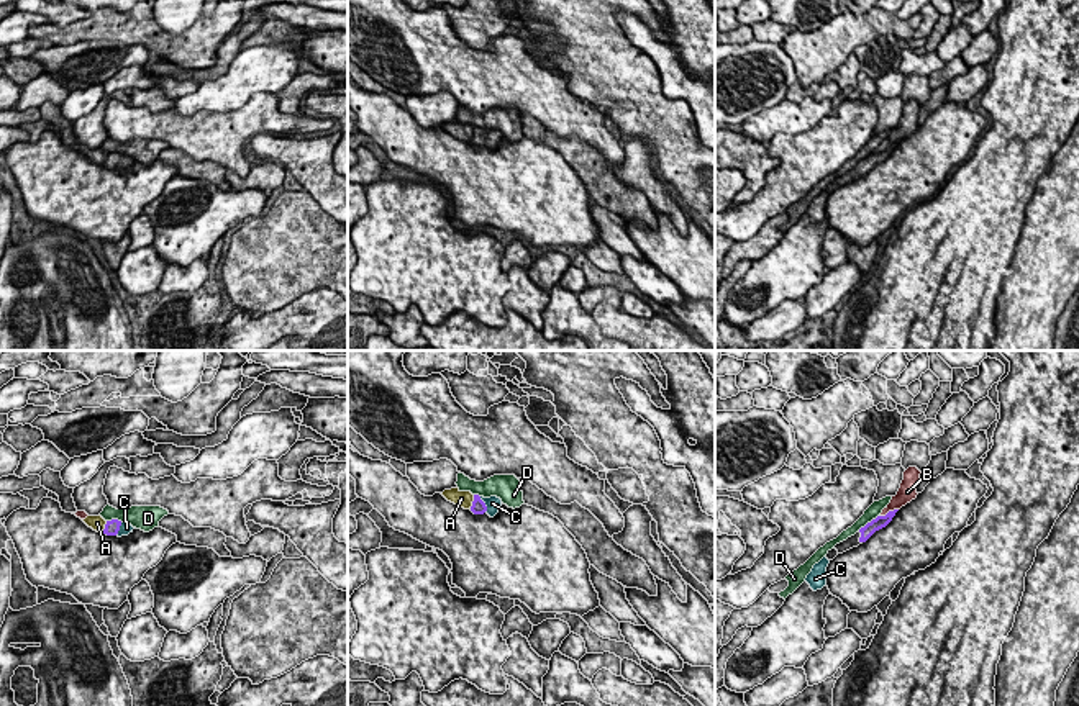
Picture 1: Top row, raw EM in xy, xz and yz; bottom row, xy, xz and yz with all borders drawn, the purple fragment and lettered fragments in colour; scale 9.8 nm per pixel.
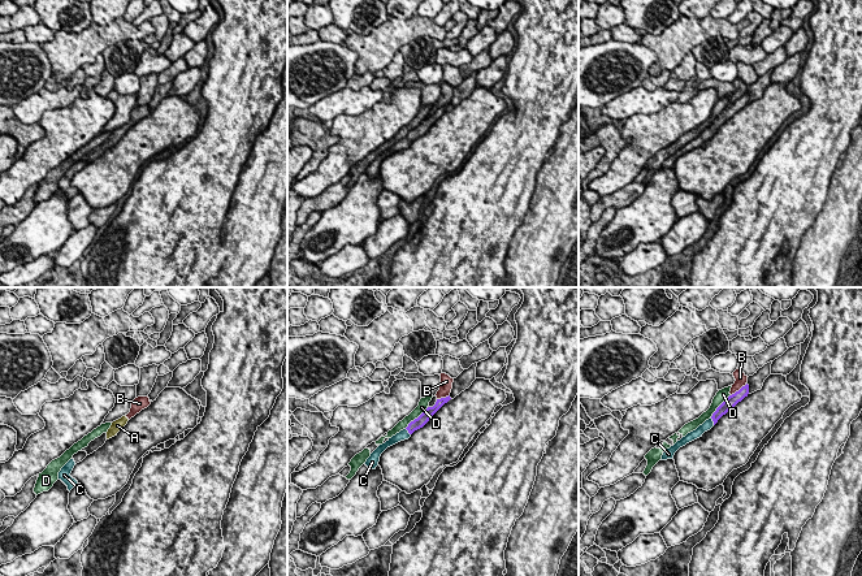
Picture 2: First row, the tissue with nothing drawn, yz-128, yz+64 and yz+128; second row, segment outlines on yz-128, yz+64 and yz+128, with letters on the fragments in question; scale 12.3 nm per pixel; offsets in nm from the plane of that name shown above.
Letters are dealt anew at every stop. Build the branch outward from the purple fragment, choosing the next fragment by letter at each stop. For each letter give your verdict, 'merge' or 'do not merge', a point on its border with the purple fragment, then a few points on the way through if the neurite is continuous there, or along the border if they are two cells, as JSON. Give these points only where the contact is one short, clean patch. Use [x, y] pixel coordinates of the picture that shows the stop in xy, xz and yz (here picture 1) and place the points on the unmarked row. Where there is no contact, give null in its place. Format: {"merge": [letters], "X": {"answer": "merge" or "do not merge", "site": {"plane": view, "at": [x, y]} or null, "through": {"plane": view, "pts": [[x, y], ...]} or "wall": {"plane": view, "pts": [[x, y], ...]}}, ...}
{"merge": ["C"], "A": {"answer": "do not merge", "site": {"plane": "xz", "at": [473, 135]}, "wall": {"plane": "xz", "pts": [[474, 128], [469, 141]]}}, "B": {"answer": "do not merge", "site": {"plane": "yz", "at": [889, 144]}}, "C": {"answer": "merge", "site": {"plane": "xz", "at": [484, 138]}}, "D": {"answer": "do not merge", "site": {"plane": "yz", "at": [868, 156]}}}

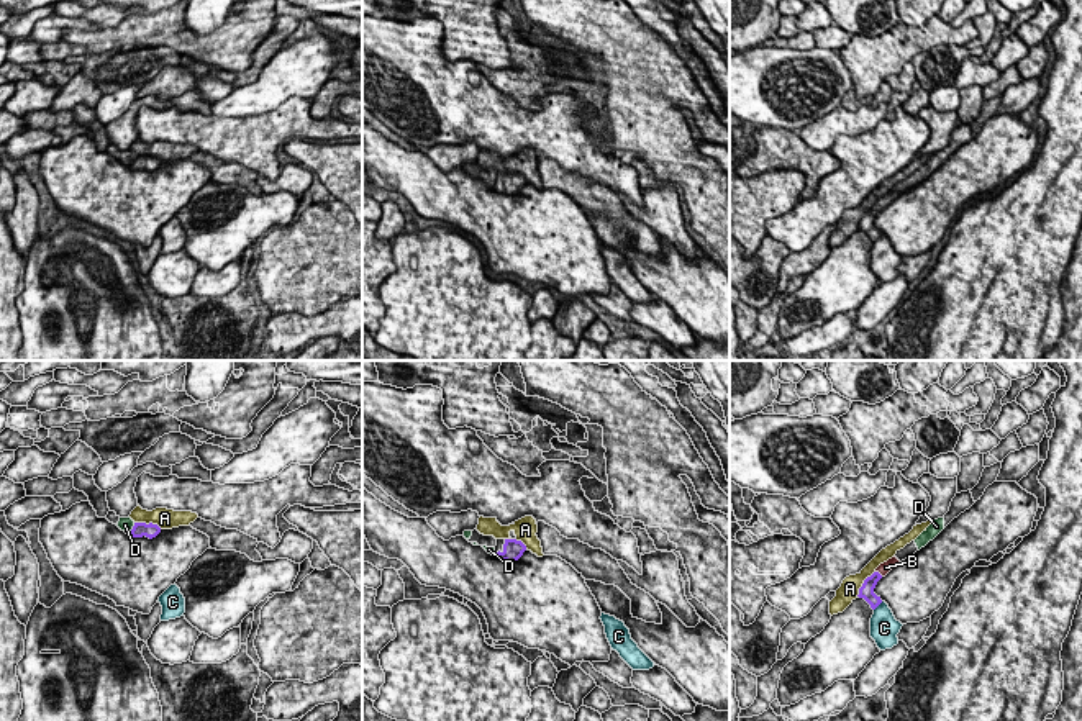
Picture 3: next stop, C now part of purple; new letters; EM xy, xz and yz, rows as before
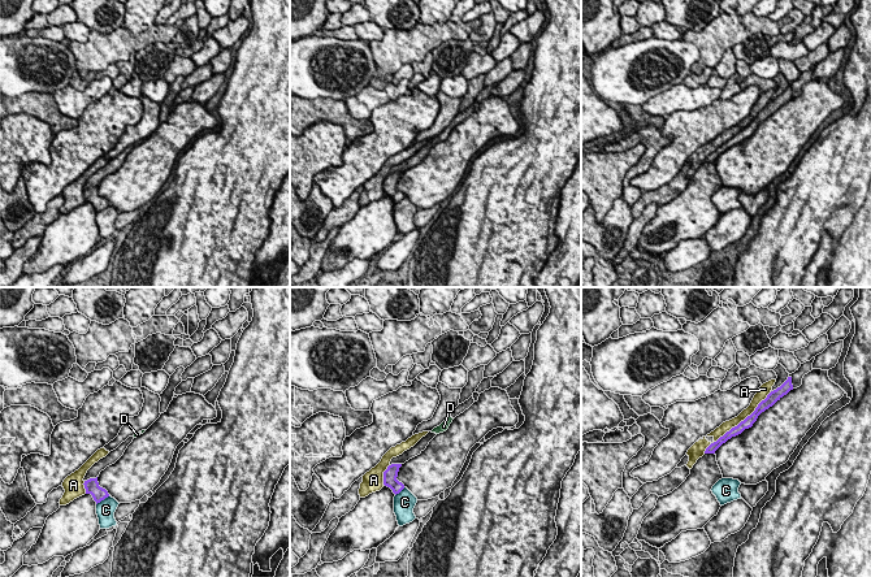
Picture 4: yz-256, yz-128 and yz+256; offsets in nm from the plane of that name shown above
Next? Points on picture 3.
{"merge": ["B"], "A": {"answer": "do not merge", "site": {"plane": "xy", "at": [150, 156]}}, "B": {"answer": "merge", "site": {"plane": "yz", "at": [877, 205]}, "through": {"plane": "yz", "pts": [[866, 225], [877, 205], [886, 200]]}}, "C": {"answer": "do not merge", "site": {"plane": "yz", "at": [877, 238]}}, "D": {"answer": "do not merge", "site": {"plane": "xy", "at": [133, 161]}, "wall": {"plane": "xy", "pts": [[135, 156], [128, 166]]}}}

